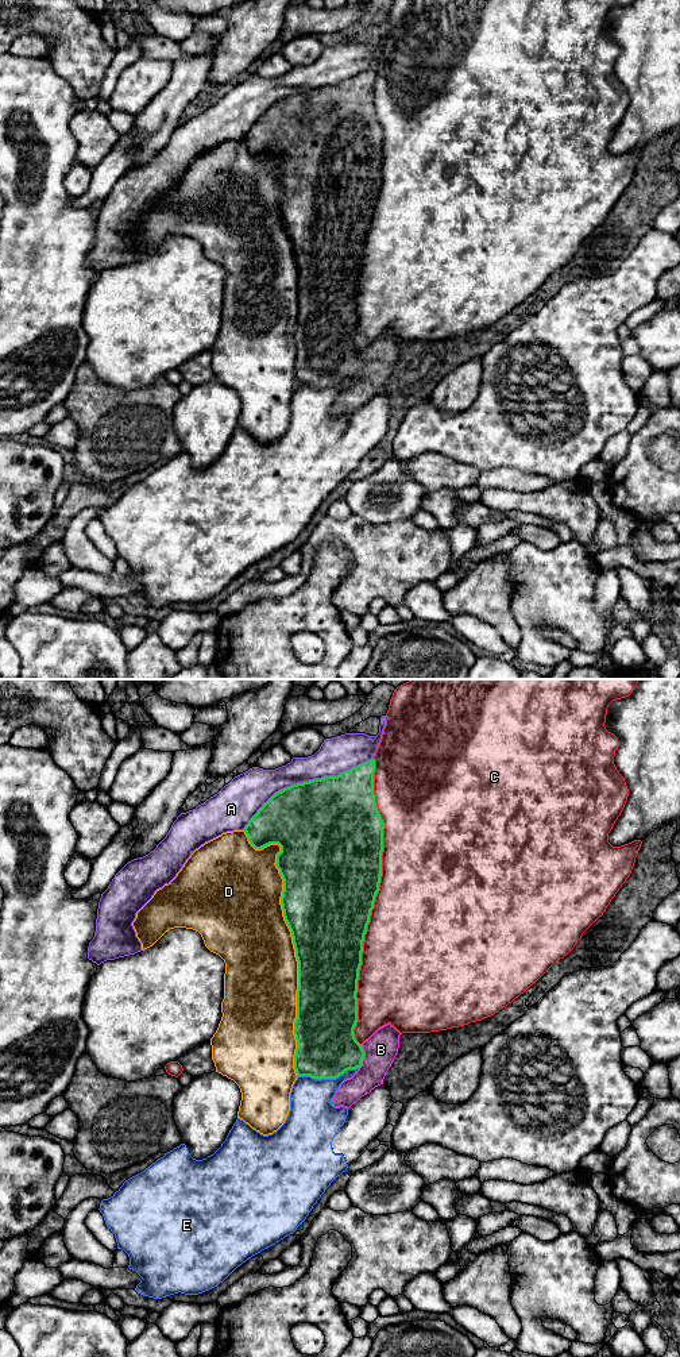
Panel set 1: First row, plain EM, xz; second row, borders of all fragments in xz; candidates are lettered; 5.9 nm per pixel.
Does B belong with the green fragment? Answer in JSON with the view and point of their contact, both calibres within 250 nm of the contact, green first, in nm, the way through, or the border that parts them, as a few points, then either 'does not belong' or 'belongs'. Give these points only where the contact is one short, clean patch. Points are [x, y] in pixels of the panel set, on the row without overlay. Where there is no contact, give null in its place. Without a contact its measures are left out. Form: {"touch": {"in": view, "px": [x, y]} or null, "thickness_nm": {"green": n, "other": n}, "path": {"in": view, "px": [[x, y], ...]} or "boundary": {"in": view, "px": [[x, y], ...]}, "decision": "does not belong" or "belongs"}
{"touch": {"in": "xz", "px": [363, 366]}, "thickness_nm": {"green": 360, "other": 190}, "decision": "belongs"}

